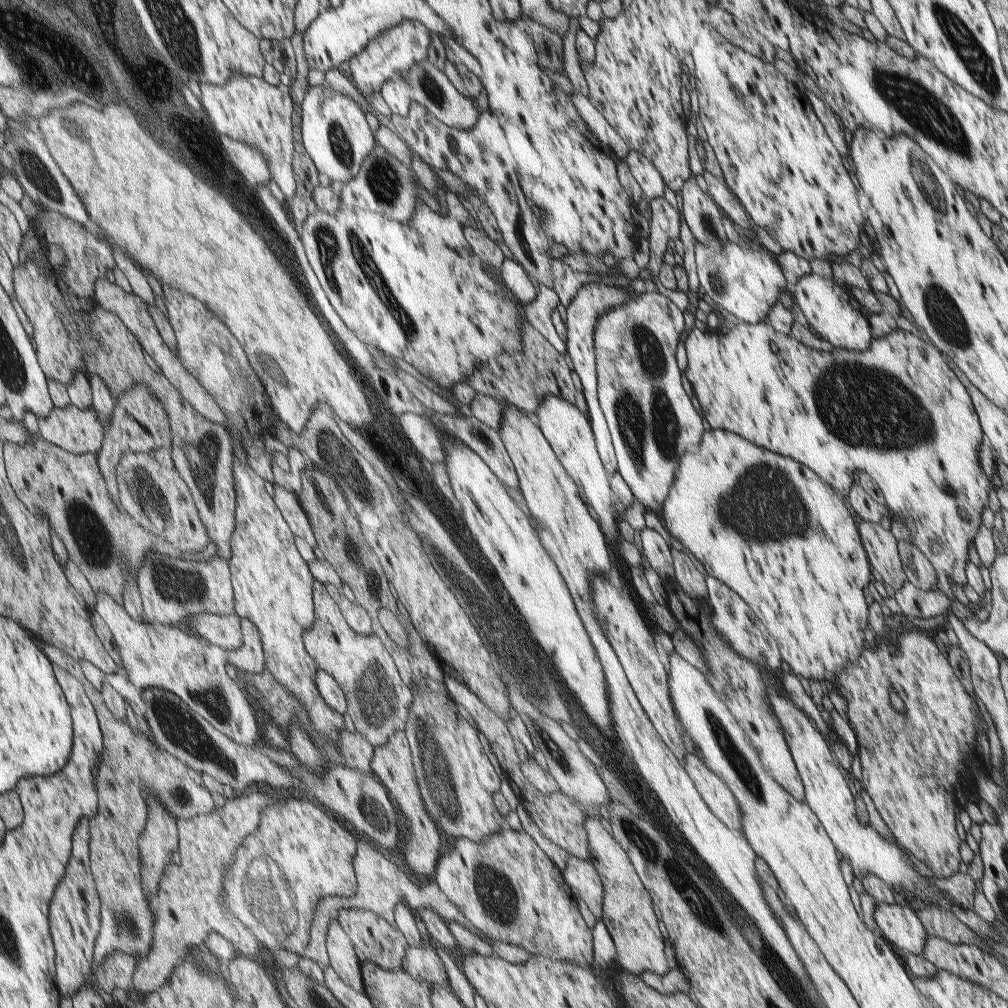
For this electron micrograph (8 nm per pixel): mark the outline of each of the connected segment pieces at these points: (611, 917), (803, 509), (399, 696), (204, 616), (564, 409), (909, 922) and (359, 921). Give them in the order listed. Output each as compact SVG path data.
M585 818L585 830L592 851L592 862L597 866L600 877L603 880L603 924L608 930L617 951L617 960L634 976L640 976L644 972L652 972L658 975L666 975L674 965L670 965L665 958L666 936L662 936L662 916L658 916L658 906L652 899L650 892L642 885L641 878L637 876L628 854L617 842L614 832L607 832L599 819Z
M710 428L704 432L696 451L682 454L679 460L677 474L670 486L669 495L662 505L663 525L670 535L677 537L683 546L701 563L705 572L720 580L727 588L736 592L744 603L754 612L754 615L765 625L768 633L776 640L781 660L786 662L796 677L818 680L822 683L830 681L836 684L838 676L842 675L850 666L860 662L862 648L864 648L864 630L868 626L868 606L864 600L864 586L870 582L869 558L864 554L863 542L860 542L860 530L856 530L856 522L848 512L842 496L838 496L832 486L822 481L816 473L800 461L792 457L779 455L769 449L761 448L752 441L745 440L737 433L728 429Z
M315 580L316 623L305 636L309 652L322 670L332 674L346 692L347 714L355 730L369 737L373 747L384 745L397 729L402 729L412 696L402 682L392 656L378 636L360 635L350 629L328 586Z
M204 611L202 614L192 616L191 620L201 636L226 651L232 652L244 647L242 618L238 613L216 615Z
M549 395L543 399L540 407L533 415L536 426L540 428L545 440L552 446L554 454L561 462L566 473L573 479L580 489L582 501L598 515L598 527L609 542L612 540L620 541L619 529L616 528L616 520L612 514L612 490L608 484L608 474L604 470L604 464L596 452L594 444L594 434L590 427L590 422L586 415L582 414L575 404L562 398Z
M876 903L874 919L888 943L914 955L923 954L928 935L917 912L909 906Z
M344 909L339 920L353 946L362 951L358 956L384 969L398 969L402 966L409 945L397 926L390 925L382 916L363 909Z

